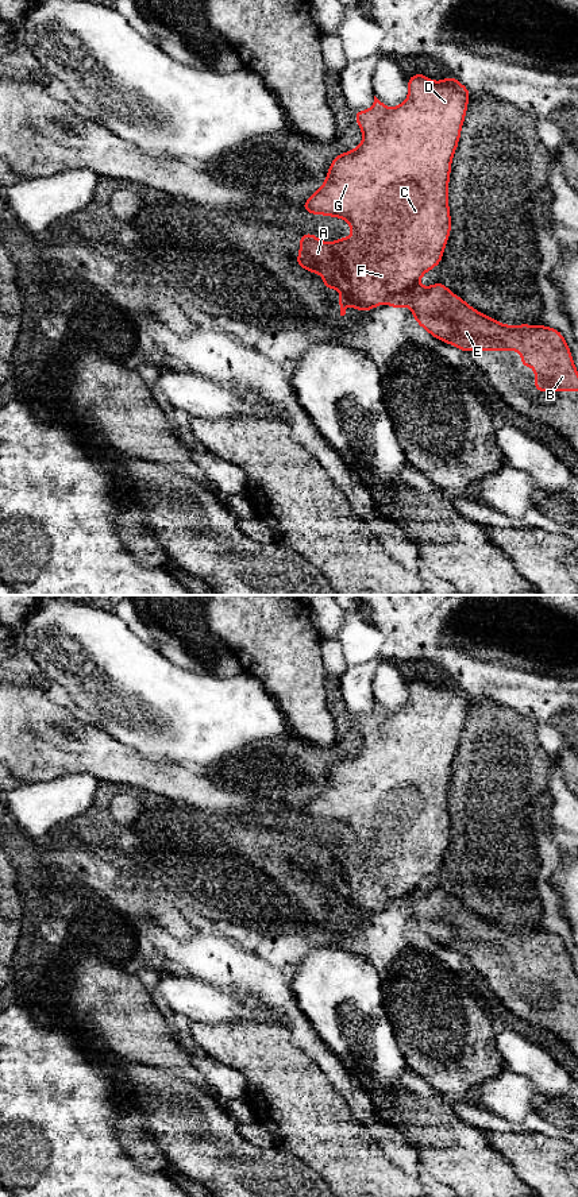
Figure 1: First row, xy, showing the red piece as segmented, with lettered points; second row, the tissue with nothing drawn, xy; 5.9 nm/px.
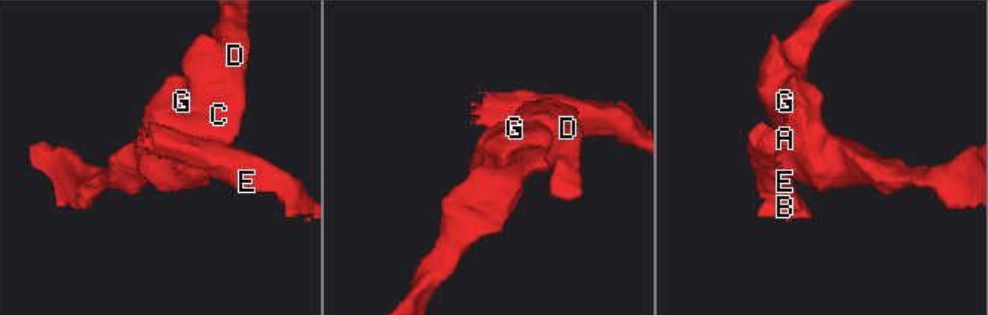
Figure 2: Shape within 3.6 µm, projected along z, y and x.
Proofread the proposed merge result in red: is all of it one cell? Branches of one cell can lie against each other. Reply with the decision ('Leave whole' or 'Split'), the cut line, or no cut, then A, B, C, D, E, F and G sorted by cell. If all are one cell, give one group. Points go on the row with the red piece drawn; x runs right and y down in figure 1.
Split. Split along xy (417, 284), (399, 290), (390, 304). Groups: A C D F G / B E

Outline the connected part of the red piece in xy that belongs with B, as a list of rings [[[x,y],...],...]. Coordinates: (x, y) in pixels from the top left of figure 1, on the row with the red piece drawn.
[[[438,282],[424,287],[416,285],[396,291],[390,308],[408,306],[415,320],[435,339],[452,344],[461,351],[520,351],[521,364],[535,368],[536,391],[578,391],[578,371],[562,333],[546,325],[505,325],[473,309],[448,287]]]

